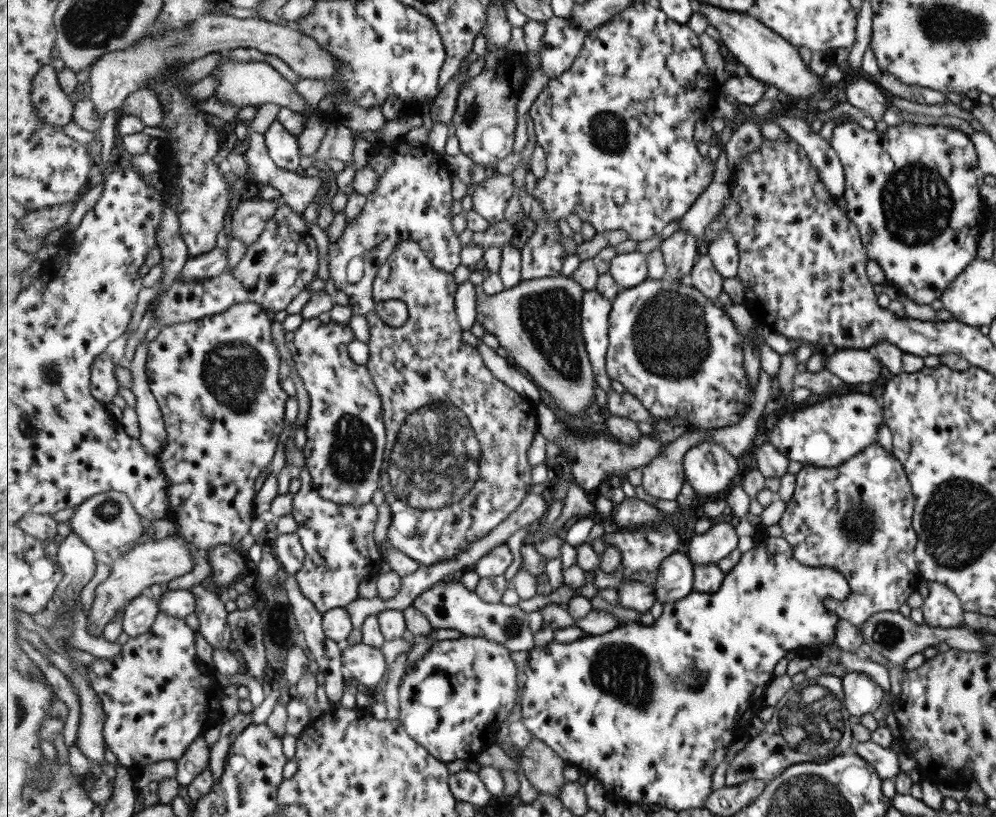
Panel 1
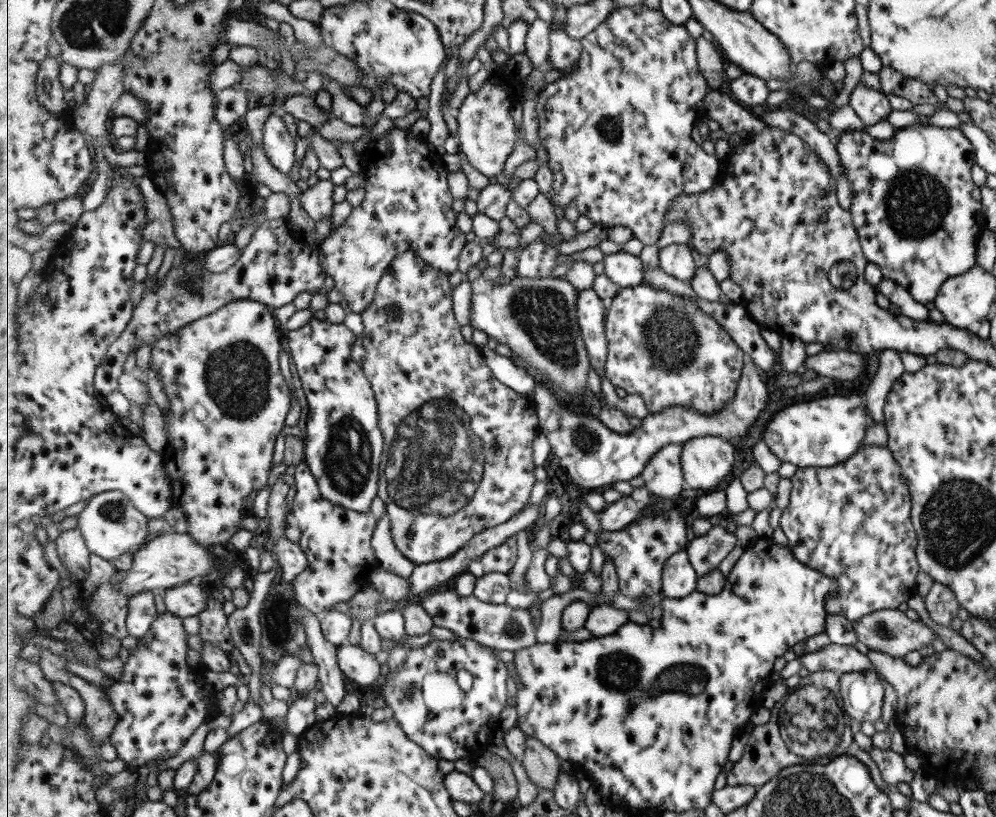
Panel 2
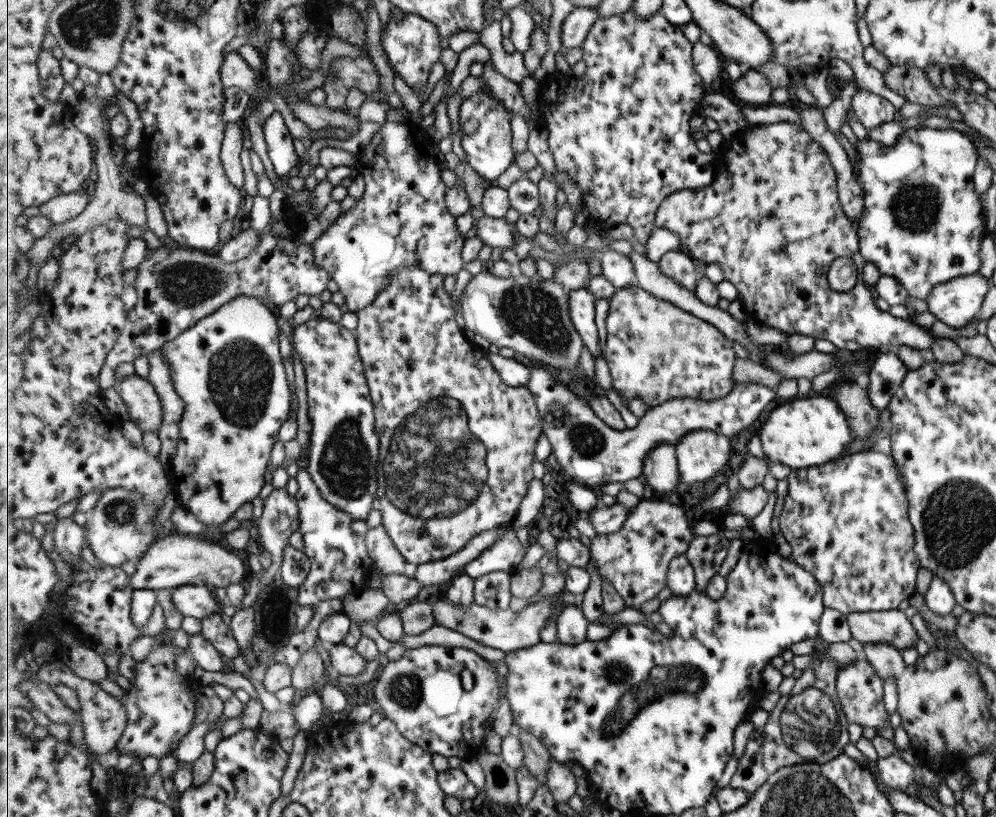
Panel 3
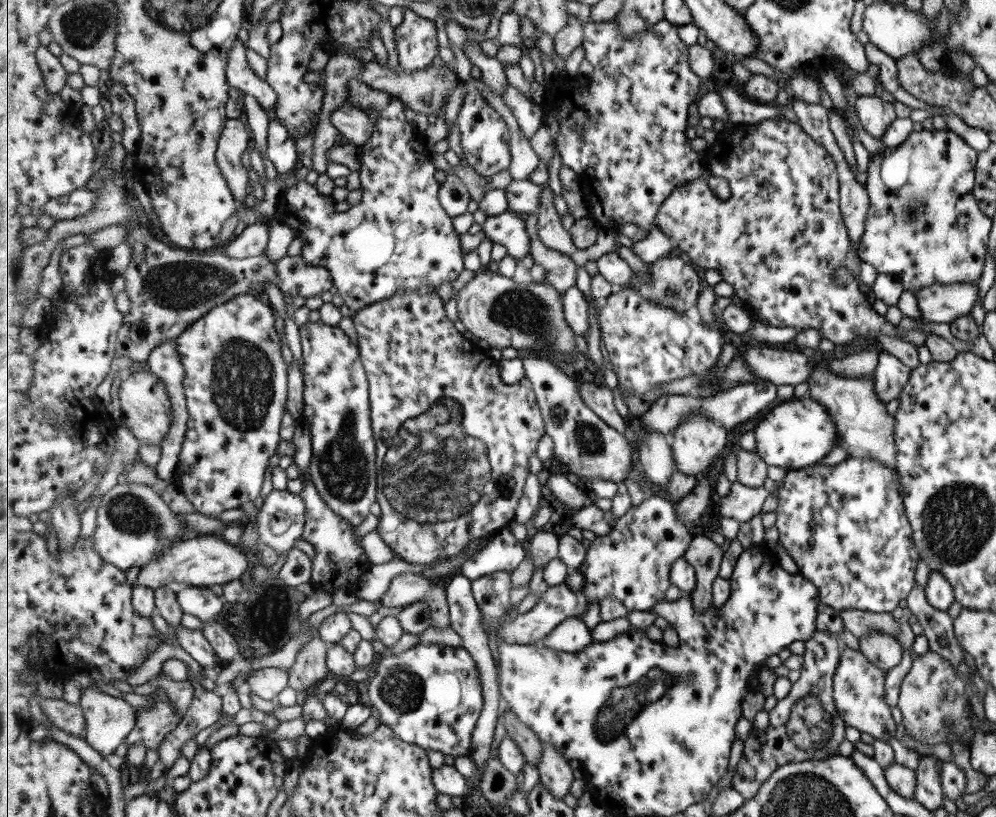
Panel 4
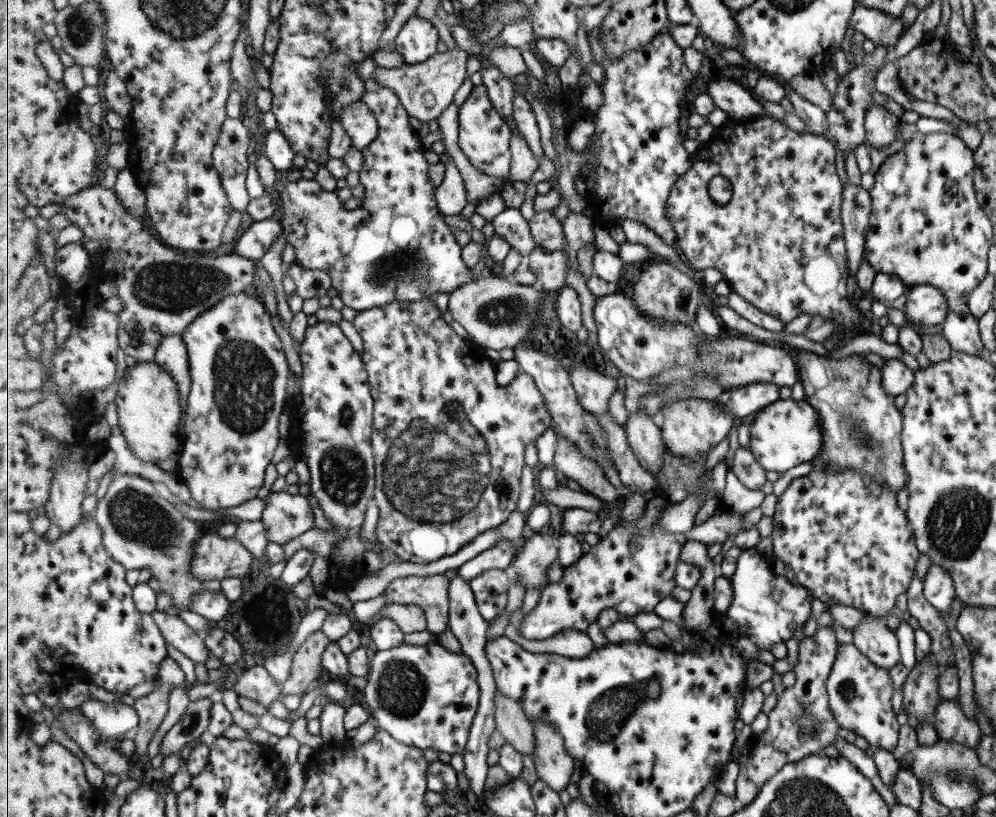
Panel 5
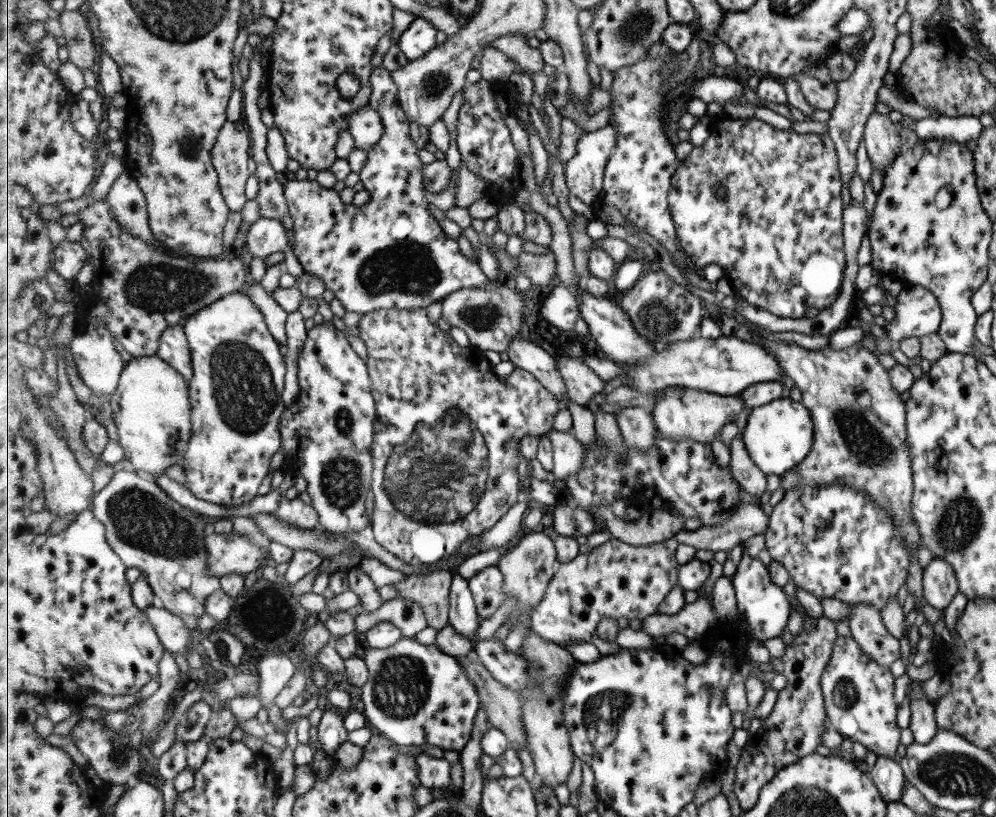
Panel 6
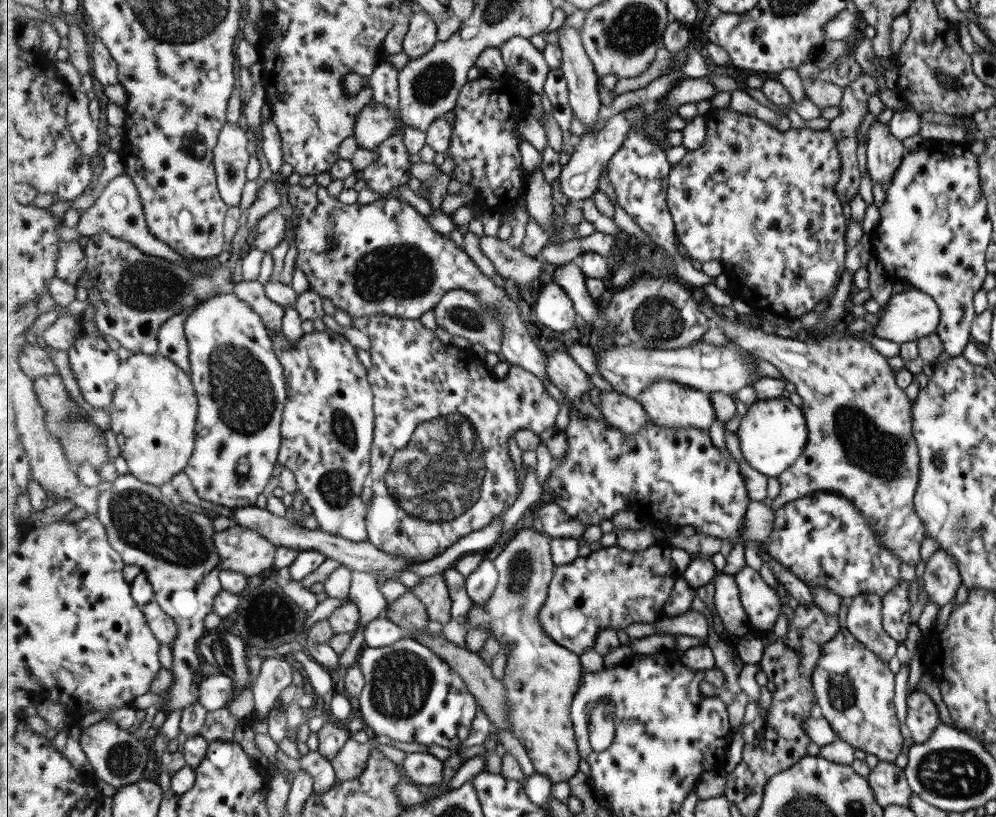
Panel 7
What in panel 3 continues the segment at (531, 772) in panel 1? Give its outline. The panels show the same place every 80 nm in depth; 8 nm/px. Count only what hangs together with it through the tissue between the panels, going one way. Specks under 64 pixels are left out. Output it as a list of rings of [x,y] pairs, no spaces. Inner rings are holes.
[[[513,728],[516,732],[524,749],[524,764],[529,767],[529,770],[539,779],[541,785],[545,785],[547,773],[553,760],[553,755],[549,749],[543,745],[543,742],[525,730]]]

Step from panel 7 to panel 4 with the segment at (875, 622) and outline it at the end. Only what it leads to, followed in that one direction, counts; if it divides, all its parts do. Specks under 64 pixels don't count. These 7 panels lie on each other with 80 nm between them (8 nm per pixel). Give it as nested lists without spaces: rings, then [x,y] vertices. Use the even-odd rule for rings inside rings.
[[[871,631],[858,638],[858,651],[885,675],[899,664],[902,649],[892,636]]]

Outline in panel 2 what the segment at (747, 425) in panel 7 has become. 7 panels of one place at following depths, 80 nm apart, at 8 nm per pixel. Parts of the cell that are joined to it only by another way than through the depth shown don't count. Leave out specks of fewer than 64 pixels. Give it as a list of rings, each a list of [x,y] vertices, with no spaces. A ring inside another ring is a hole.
[[[861,394],[831,395],[794,403],[777,411],[767,422],[763,440],[769,452],[781,463],[798,468],[831,467],[844,462],[859,447],[863,446],[865,420],[869,412]]]

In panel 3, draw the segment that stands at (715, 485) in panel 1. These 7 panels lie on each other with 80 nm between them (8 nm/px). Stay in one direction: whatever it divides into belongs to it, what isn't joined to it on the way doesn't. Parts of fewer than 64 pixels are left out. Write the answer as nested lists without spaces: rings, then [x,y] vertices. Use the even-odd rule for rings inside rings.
[[[714,430],[688,432],[675,445],[684,488],[725,473],[732,462],[731,440]]]

